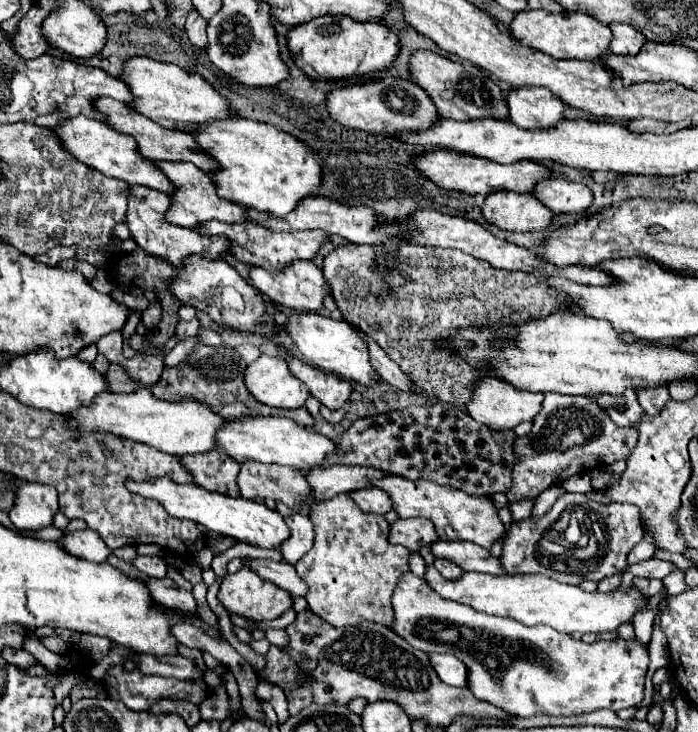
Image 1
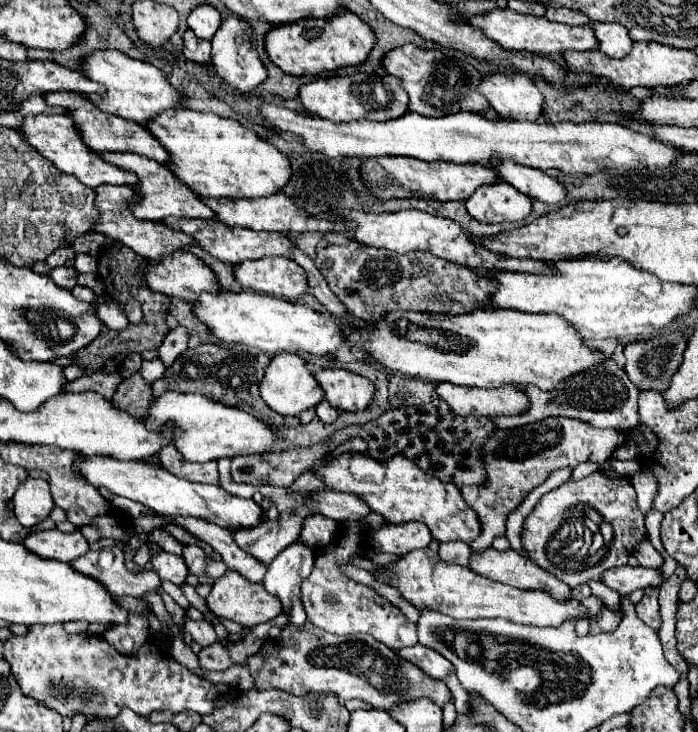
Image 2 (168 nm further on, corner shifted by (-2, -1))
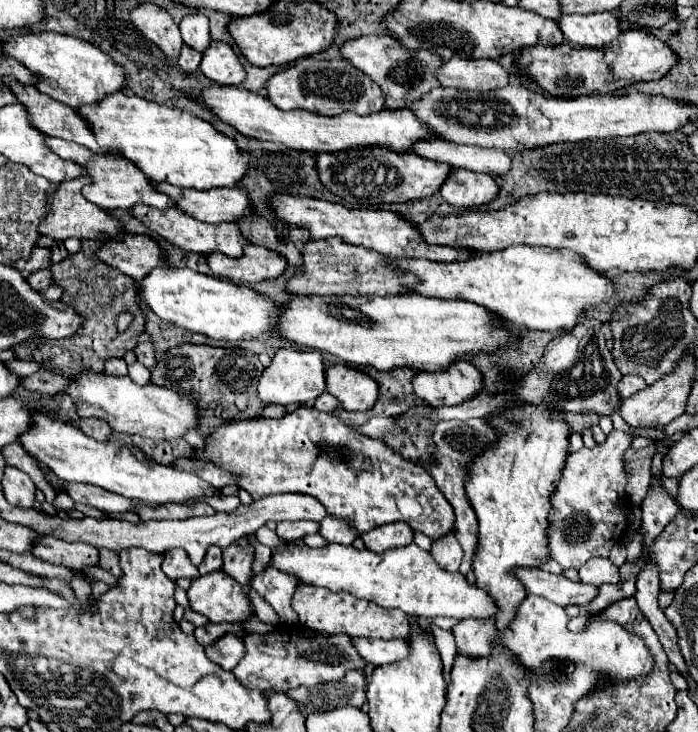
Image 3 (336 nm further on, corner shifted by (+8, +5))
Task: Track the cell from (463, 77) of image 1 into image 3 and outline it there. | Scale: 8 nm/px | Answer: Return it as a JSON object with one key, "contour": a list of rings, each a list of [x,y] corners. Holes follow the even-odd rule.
{"contour":[[[367,35],[357,39],[347,39],[341,45],[341,55],[345,61],[361,69],[381,87],[381,91],[385,93],[387,109],[401,109],[405,103],[417,101],[425,93],[429,93],[433,87],[439,87],[439,81],[435,79],[435,71],[441,65],[441,59],[425,49],[421,51],[405,49],[391,35],[379,35],[379,37]]]}

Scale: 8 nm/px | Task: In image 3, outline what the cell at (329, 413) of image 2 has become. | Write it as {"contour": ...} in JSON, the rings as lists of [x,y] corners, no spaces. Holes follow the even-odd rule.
{"contour":[[[323,393],[323,395],[315,401],[315,407],[317,407],[319,411],[329,411],[329,413],[333,413],[333,411],[339,407],[339,401],[337,401],[333,395]]]}

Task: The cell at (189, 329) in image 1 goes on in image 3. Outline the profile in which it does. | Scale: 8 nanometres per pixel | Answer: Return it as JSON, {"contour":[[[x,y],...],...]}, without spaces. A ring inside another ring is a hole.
{"contour":[[[141,341],[141,343],[137,343],[137,347],[133,349],[135,351],[135,355],[137,355],[137,361],[139,363],[143,363],[147,369],[153,369],[153,365],[155,365],[155,351],[153,351],[153,343],[151,341]]]}

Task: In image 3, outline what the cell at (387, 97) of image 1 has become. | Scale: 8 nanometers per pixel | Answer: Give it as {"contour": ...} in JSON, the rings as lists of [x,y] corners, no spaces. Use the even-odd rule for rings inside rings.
{"contour":[[[305,57],[295,61],[293,65],[275,73],[267,85],[267,99],[283,111],[289,109],[307,109],[317,115],[341,115],[345,111],[357,115],[371,115],[385,109],[385,93],[375,85],[365,73],[355,69],[351,63],[343,59],[335,61],[319,61],[313,57]]]}

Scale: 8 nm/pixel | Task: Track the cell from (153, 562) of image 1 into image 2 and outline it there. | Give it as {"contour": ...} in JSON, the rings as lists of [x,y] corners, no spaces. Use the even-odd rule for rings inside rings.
{"contour":[[[159,551],[151,559],[151,567],[153,567],[153,571],[157,571],[157,575],[161,579],[171,581],[175,585],[181,585],[189,575],[189,569],[187,569],[183,557],[177,557],[177,555],[171,555],[165,551]]]}

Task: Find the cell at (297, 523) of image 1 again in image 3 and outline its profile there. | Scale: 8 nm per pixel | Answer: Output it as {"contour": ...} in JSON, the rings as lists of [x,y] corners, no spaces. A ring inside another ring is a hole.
{"contour":[[[265,567],[261,573],[257,573],[251,581],[253,591],[263,597],[279,615],[283,625],[297,625],[299,617],[291,607],[291,597],[297,589],[295,577],[281,573],[277,569]]]}

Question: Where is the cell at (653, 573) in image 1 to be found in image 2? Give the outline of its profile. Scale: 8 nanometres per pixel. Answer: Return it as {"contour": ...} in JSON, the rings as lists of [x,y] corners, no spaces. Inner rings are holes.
{"contour":[[[613,567],[603,573],[603,583],[617,593],[631,593],[635,589],[645,589],[649,587],[661,587],[663,575],[659,569],[647,569],[647,567]]]}

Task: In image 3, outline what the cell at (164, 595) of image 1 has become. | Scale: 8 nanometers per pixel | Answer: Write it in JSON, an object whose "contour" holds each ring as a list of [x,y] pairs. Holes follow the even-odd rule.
{"contour":[[[43,535],[33,543],[31,553],[43,561],[63,565],[67,569],[85,569],[99,563],[99,553],[87,543],[67,543],[53,535]]]}

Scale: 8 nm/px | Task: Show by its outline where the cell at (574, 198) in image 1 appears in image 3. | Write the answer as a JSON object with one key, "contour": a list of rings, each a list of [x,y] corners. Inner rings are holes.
{"contour":[[[441,139],[423,141],[417,149],[411,149],[419,157],[447,163],[451,167],[463,167],[477,173],[487,173],[491,177],[505,175],[511,167],[511,159],[501,149],[487,149],[487,147],[473,147],[473,145],[457,145]]]}

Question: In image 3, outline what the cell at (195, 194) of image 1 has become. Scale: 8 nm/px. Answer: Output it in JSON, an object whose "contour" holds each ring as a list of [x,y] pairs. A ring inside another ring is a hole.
{"contour":[[[47,137],[45,139],[45,145],[49,145],[49,149],[53,153],[57,153],[59,157],[63,157],[67,161],[73,161],[73,163],[81,165],[87,171],[87,177],[91,177],[91,185],[85,185],[81,189],[81,193],[83,193],[83,197],[87,201],[91,201],[93,205],[97,205],[101,209],[107,209],[107,211],[109,209],[129,209],[135,203],[151,205],[151,207],[157,207],[157,209],[169,209],[169,207],[173,207],[171,197],[167,197],[163,193],[157,193],[151,187],[151,181],[135,165],[131,165],[129,161],[125,161],[123,157],[99,155],[99,153],[93,153],[93,151],[81,147],[81,145],[71,143],[71,141],[53,139],[53,137]]]}

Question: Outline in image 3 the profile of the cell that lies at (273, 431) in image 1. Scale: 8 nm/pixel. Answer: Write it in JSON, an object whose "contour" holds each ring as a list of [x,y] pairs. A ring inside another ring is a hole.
{"contour":[[[83,371],[77,377],[71,379],[71,383],[61,391],[63,395],[69,395],[77,415],[81,419],[101,419],[109,423],[113,431],[119,433],[137,433],[141,437],[149,437],[155,441],[161,439],[177,439],[183,437],[183,431],[189,427],[195,427],[197,421],[197,403],[189,395],[179,395],[171,389],[147,383],[147,385],[137,385],[129,379],[129,375],[117,377],[117,375],[107,375],[107,373],[93,373],[93,371]]]}

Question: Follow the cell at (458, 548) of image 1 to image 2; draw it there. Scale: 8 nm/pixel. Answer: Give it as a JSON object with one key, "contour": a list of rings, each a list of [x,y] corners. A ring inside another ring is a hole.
{"contour":[[[487,547],[483,555],[471,553],[469,569],[511,587],[549,591],[555,599],[571,597],[571,589],[563,581],[555,579],[541,567],[535,567],[531,559],[519,555],[515,549],[497,551],[493,547]]]}

